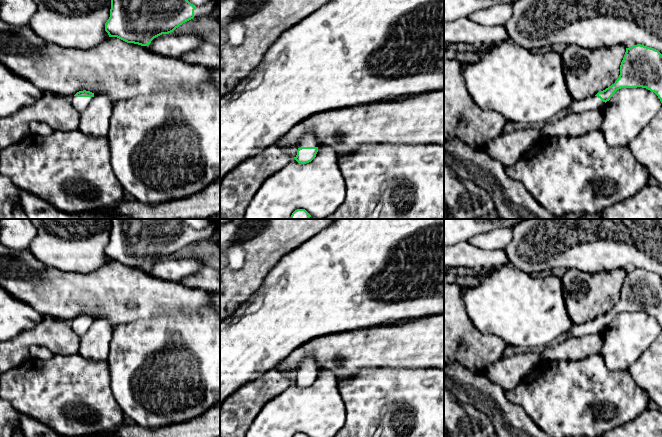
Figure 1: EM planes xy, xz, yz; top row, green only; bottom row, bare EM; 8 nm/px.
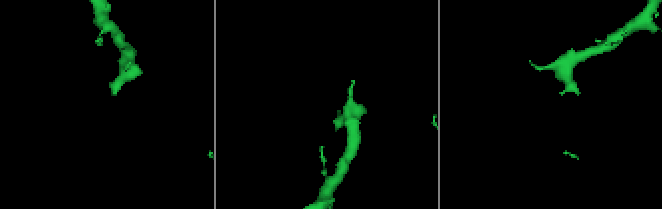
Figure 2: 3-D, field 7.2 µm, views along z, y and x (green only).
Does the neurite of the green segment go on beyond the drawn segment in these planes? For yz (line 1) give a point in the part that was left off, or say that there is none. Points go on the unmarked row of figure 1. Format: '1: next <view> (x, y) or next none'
1: next yz (591, 327)

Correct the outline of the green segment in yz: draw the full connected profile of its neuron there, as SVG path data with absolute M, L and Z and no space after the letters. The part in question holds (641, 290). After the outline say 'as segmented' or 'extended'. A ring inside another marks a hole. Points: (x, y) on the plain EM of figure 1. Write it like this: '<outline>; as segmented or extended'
M641 268L626 272L620 299L614 308L595 320L573 325L568 333L571 337L602 333L617 314L637 311L654 316L662 327L662 278Z; extended

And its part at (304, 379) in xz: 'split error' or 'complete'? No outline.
split error

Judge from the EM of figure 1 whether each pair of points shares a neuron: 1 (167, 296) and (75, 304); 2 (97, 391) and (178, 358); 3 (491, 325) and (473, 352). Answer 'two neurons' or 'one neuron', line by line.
1: one neuron
2: two neurons
3: two neurons

